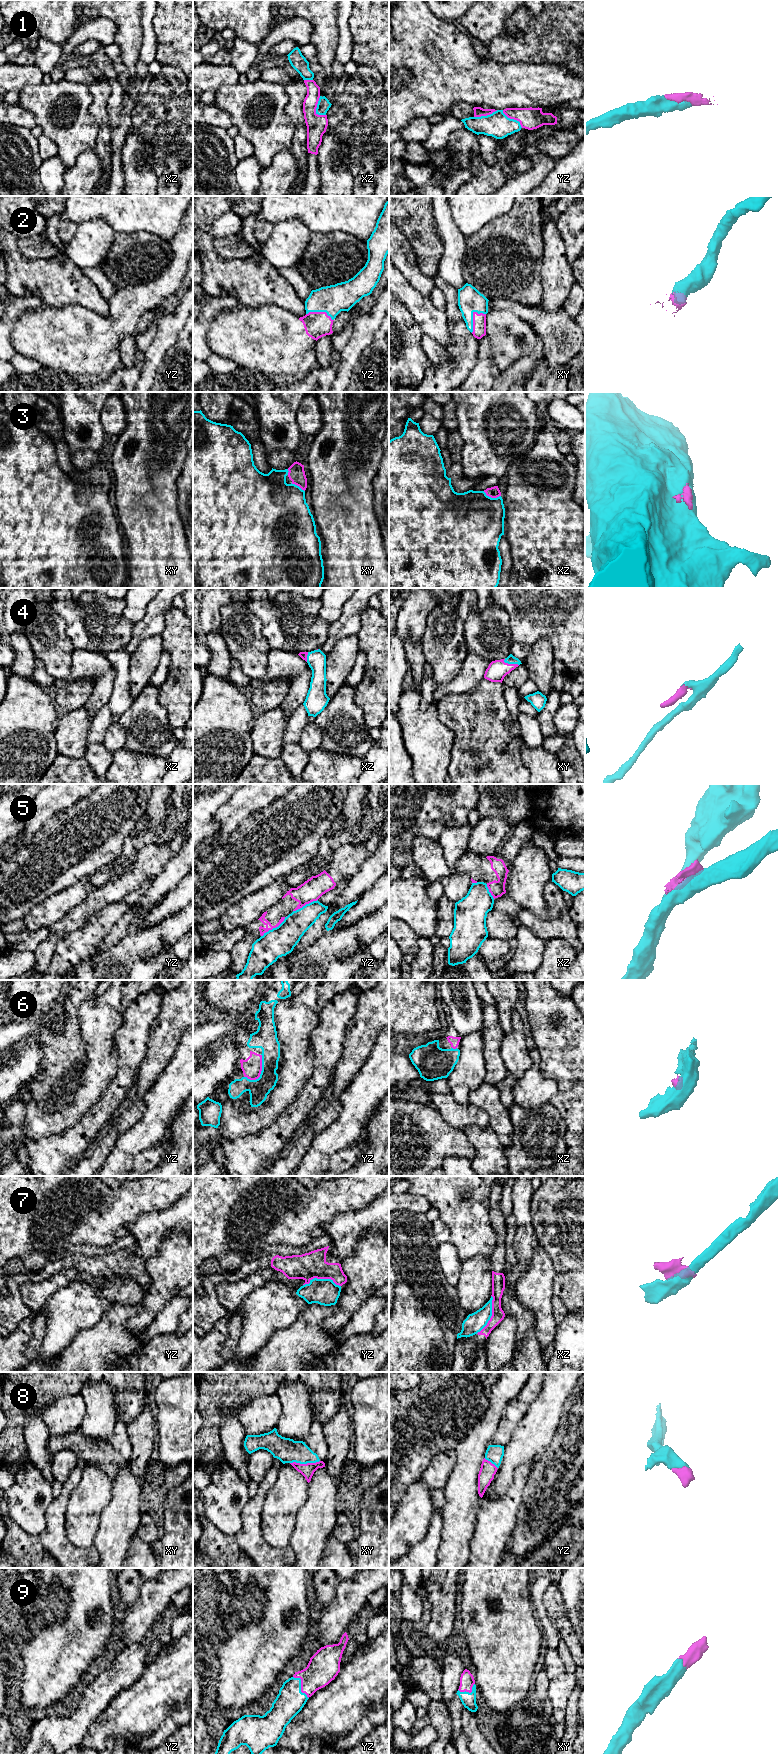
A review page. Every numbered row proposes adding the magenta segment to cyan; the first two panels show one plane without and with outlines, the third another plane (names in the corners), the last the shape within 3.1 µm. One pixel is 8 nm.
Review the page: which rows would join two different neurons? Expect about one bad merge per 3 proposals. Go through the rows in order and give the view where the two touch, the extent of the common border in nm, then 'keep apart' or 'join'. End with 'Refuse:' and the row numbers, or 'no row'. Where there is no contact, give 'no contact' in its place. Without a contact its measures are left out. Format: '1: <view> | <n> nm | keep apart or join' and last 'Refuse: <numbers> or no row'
1: xz | 170 nm | join
2: xy | 200 nm | join
3: xz | 150 nm | keep apart
4: xy | 130 nm | join
5: yz | 280 nm | keep apart
6: yz | 240 nm | join
7: yz | 300 nm | keep apart
8: xy | 240 nm | join
9: yz | 220 nm | join
Refuse: 3, 5, 7

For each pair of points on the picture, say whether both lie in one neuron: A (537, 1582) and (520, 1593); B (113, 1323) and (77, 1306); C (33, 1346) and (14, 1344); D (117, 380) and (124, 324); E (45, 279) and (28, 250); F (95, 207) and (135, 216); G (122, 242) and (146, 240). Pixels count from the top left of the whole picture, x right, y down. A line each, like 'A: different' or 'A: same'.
A: different
B: different
C: different
D: different
E: different
F: same
G: same

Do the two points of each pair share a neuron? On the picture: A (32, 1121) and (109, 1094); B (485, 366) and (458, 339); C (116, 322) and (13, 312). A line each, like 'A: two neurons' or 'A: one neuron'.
A: two neurons
B: two neurons
C: two neurons

